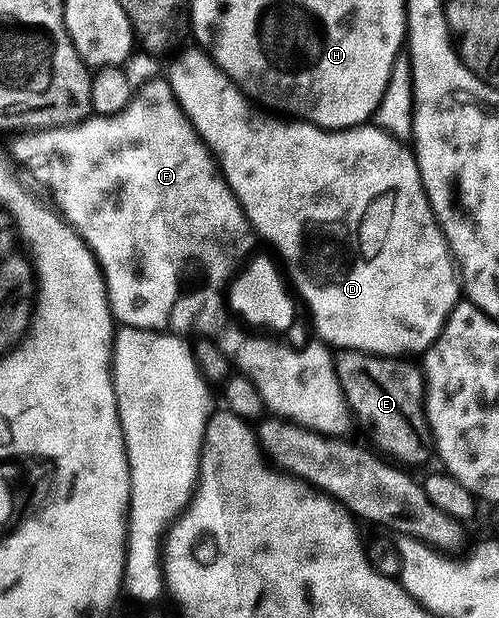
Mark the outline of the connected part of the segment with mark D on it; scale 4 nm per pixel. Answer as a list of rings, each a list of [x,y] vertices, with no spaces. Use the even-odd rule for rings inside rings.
[[[200,47],[188,48],[181,48],[171,58],[171,60],[173,59],[172,66],[169,67],[168,74],[166,74],[168,86],[172,88],[176,102],[183,107],[184,114],[188,116],[192,126],[196,128],[197,135],[211,149],[213,157],[216,158],[216,164],[220,166],[220,172],[228,180],[228,186],[234,191],[234,195],[244,209],[253,230],[259,236],[261,233],[280,252],[280,257],[284,260],[284,263],[282,262],[283,268],[286,273],[286,268],[288,268],[289,274],[287,273],[287,276],[290,281],[290,276],[292,276],[299,300],[304,300],[308,304],[309,311],[312,312],[312,321],[316,324],[321,339],[324,340],[321,342],[327,343],[337,350],[360,349],[364,353],[378,353],[381,357],[403,358],[405,355],[412,355],[408,353],[423,354],[424,350],[430,348],[438,339],[450,311],[455,307],[457,301],[461,300],[462,285],[458,280],[458,266],[452,252],[448,250],[444,232],[440,230],[440,225],[436,222],[436,216],[432,213],[428,202],[428,196],[422,183],[422,175],[418,171],[415,152],[405,142],[391,137],[382,129],[377,129],[372,123],[358,125],[355,129],[319,129],[318,126],[309,125],[306,121],[285,119],[283,116],[273,115],[271,112],[257,107],[249,98],[245,97],[243,91],[236,86],[236,82],[231,81],[216,66],[211,52]]]

